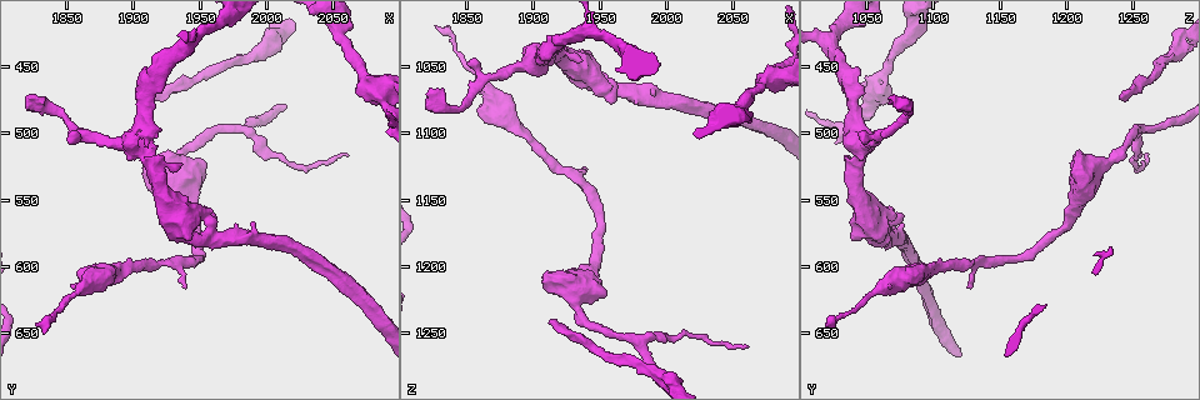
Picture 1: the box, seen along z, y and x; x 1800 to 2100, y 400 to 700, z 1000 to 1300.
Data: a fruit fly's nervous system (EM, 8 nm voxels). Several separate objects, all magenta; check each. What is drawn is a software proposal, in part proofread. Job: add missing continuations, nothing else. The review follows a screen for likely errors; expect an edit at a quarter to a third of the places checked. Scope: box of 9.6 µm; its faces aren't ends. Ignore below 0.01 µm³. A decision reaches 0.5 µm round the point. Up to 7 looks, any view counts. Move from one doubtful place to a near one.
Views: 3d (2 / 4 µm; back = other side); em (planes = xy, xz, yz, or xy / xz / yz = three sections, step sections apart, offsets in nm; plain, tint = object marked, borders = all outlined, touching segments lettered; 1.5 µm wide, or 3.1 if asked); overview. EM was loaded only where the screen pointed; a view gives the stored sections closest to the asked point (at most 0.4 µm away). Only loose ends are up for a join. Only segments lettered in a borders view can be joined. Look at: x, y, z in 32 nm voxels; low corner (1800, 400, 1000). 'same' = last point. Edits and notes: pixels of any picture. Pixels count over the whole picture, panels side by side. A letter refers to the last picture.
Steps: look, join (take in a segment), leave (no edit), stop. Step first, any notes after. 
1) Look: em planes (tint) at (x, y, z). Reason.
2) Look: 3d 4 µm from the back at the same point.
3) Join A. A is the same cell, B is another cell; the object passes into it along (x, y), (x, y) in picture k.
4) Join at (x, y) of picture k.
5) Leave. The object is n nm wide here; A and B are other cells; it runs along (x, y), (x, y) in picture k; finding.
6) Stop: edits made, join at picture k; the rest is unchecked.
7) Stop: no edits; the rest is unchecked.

Look: em xy step 8 (borders) at (1824, 474, 1068). Branch stops here.

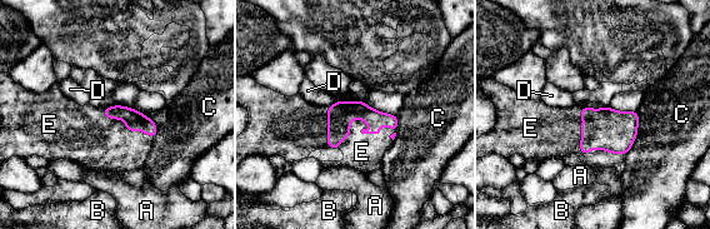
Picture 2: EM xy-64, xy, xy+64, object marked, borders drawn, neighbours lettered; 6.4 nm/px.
Look: em planes (borders) at the same point. Another direction.

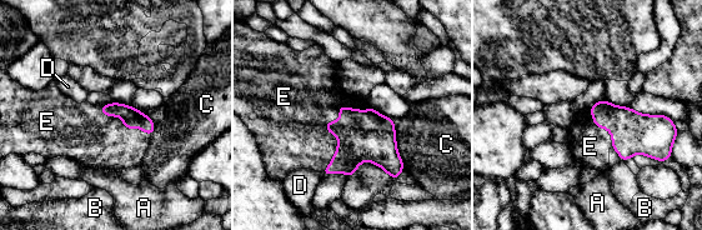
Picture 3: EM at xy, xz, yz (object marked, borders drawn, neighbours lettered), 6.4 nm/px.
Join E. E is the same cell, A, B, C and D are other cells; the object passes into it along (351, 151), (330, 121), (296, 103) in picture 3; the neuron continues.

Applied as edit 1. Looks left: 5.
Look: 3d 4 µm at (1912, 470, 1242). Free end.

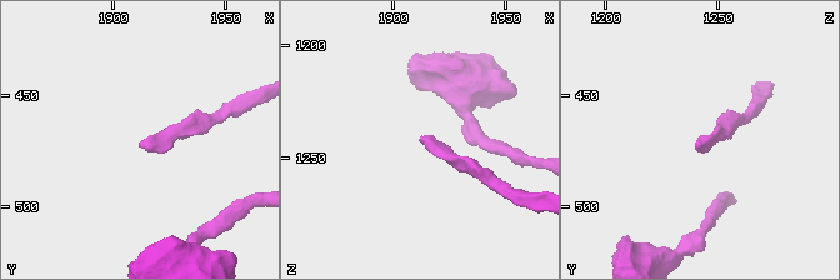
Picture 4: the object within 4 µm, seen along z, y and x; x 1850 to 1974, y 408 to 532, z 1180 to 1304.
Look: em xy step 4 (borders) at (1912, 471, 1240). Shape alone is not enough.

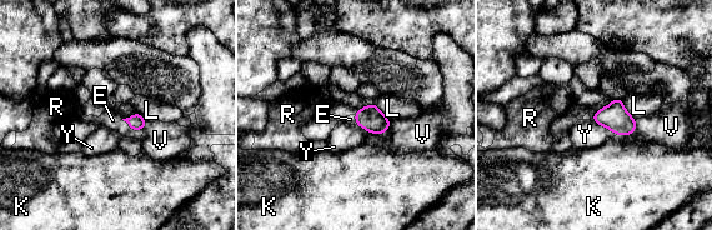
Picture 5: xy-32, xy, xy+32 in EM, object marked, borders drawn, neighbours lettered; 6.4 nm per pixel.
Look: em planes (borders) at the same point. Another direction.

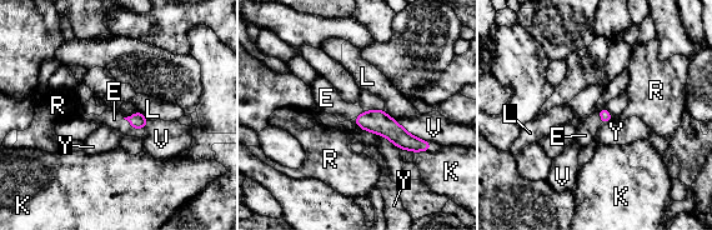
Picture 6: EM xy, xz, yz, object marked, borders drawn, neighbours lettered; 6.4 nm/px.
Join E. E is the same cell, K, L, R, V and Y are other cells; the object passes into it along (138, 120), (133, 128), (114, 119) in picture 6; the neuron continues.

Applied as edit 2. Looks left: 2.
Stop: edits made, join at picture 3, join at picture 6; the rest is unchecked.

